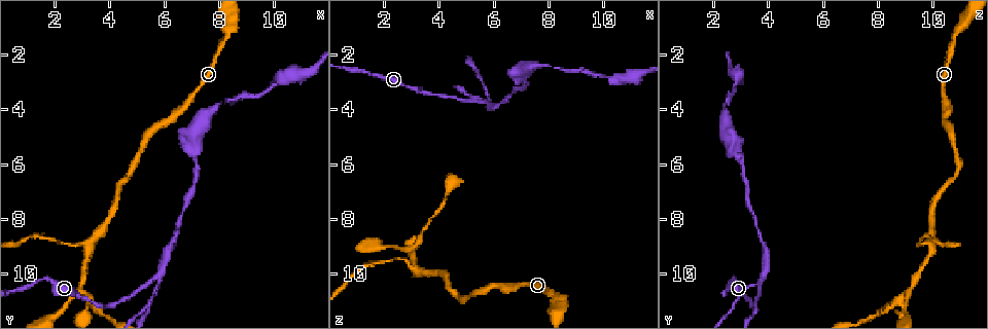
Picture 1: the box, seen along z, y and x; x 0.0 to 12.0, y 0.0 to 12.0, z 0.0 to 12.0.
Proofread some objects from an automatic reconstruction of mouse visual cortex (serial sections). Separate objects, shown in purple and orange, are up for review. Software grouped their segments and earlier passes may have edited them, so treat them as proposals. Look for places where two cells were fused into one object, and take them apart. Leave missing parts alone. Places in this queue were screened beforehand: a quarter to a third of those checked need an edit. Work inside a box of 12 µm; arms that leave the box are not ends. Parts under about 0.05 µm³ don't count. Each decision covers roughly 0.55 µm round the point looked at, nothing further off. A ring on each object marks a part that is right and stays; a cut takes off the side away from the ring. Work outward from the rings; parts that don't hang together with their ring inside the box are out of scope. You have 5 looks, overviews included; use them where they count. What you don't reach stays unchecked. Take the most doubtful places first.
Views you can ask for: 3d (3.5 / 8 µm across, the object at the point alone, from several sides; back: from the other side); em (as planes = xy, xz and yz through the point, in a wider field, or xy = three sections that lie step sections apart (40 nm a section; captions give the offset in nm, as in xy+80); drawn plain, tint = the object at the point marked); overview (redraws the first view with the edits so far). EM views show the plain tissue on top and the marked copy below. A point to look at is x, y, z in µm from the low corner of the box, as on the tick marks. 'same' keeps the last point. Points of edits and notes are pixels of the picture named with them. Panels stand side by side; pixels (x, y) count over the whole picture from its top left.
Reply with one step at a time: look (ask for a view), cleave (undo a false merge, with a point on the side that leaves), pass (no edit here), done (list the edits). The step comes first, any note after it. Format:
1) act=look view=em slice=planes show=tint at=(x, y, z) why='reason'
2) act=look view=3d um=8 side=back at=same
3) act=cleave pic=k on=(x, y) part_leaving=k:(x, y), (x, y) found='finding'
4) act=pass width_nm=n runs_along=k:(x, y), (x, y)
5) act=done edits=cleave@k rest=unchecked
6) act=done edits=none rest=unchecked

act=look view=3d um=3.5 at=(5.8, 10.1, 3.7) why='sharp bend'

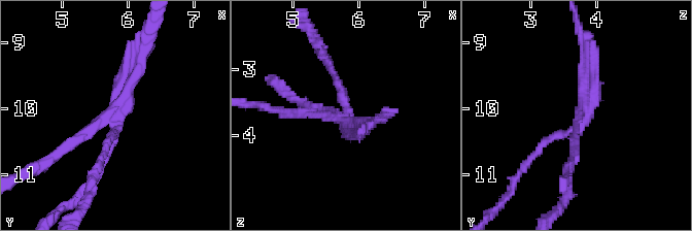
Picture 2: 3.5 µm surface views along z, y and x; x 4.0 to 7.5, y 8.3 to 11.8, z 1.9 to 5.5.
act=look view=em slice=xy step=5 show=tint at=(5.70, 10.10, 3.75) arms=4 arm_widths_nm=100,150,150,200 why='need the tissue'

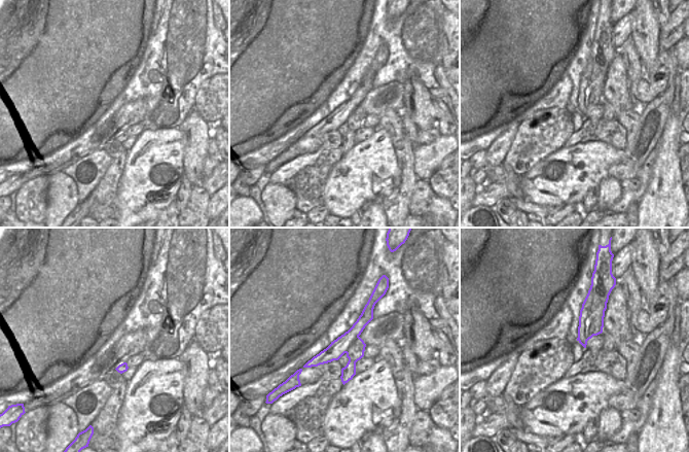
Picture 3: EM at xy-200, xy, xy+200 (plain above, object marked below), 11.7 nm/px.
act=cleave pic=2 on=(104, 160) border=3:(593, 335), (583, 332), (579, 341) found='a second cell is stuck on'

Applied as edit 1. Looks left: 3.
act=look view=overview

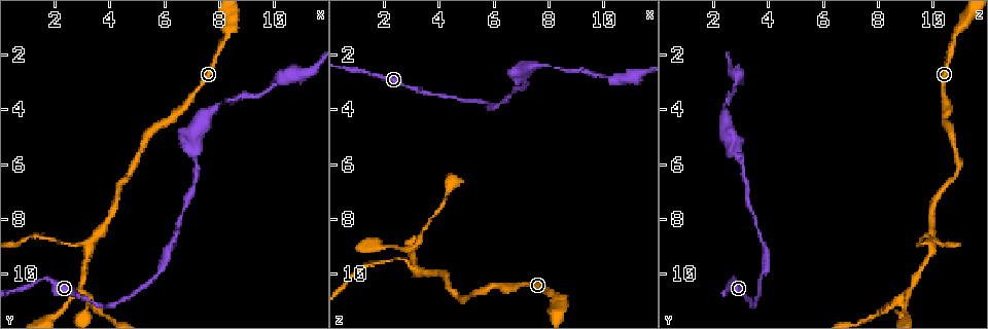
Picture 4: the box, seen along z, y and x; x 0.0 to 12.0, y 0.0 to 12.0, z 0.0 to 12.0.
act=look view=3d um=3.5 at=(3.2, 8.9, 9.9) why='a fork'

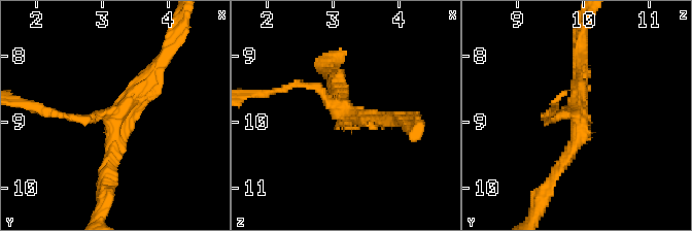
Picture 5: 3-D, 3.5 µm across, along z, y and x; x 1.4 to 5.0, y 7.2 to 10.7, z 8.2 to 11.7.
act=look view=em slice=xy step=3 show=tint at=(3.25, 8.85, 9.95) arms=3 arm_widths_nm=150,200,250 why='need the tissue'

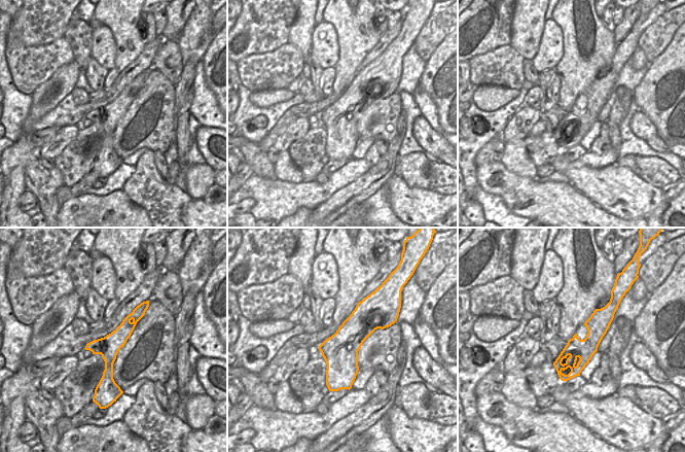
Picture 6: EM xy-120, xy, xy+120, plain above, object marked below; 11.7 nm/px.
act=pass runs_along=6:(138, 309), (109, 346), (106, 386) found='all the same cell'

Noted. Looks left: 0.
act=done edits=cleave@2 rest=unchecked

